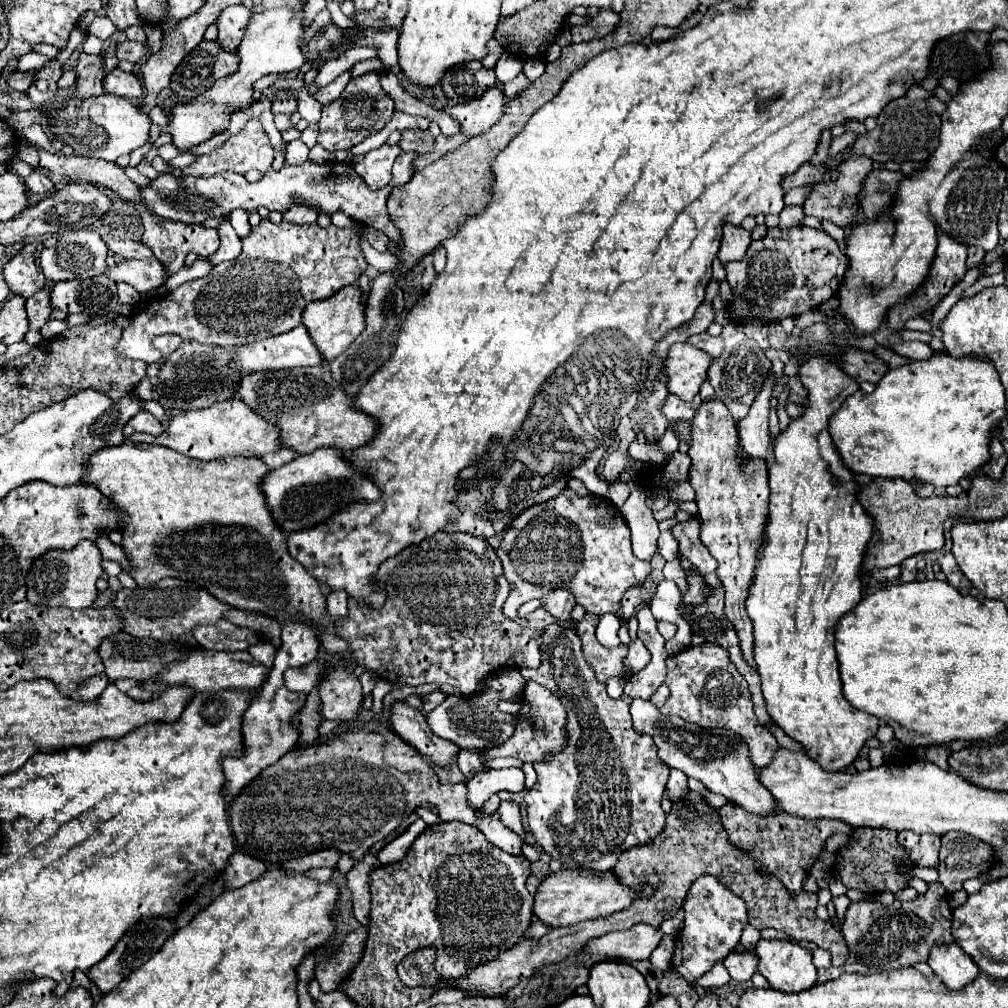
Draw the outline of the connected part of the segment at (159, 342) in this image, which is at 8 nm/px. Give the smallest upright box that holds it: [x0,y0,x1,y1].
[154,334,182,356]

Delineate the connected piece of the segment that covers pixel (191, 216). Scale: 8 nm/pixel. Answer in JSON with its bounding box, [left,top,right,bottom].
[142,152,414,244]

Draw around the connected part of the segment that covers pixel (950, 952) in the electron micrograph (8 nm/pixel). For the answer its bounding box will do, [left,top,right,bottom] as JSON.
[928,942,980,990]

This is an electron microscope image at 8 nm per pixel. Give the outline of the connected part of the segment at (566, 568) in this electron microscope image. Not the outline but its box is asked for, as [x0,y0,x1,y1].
[498,488,650,618]

